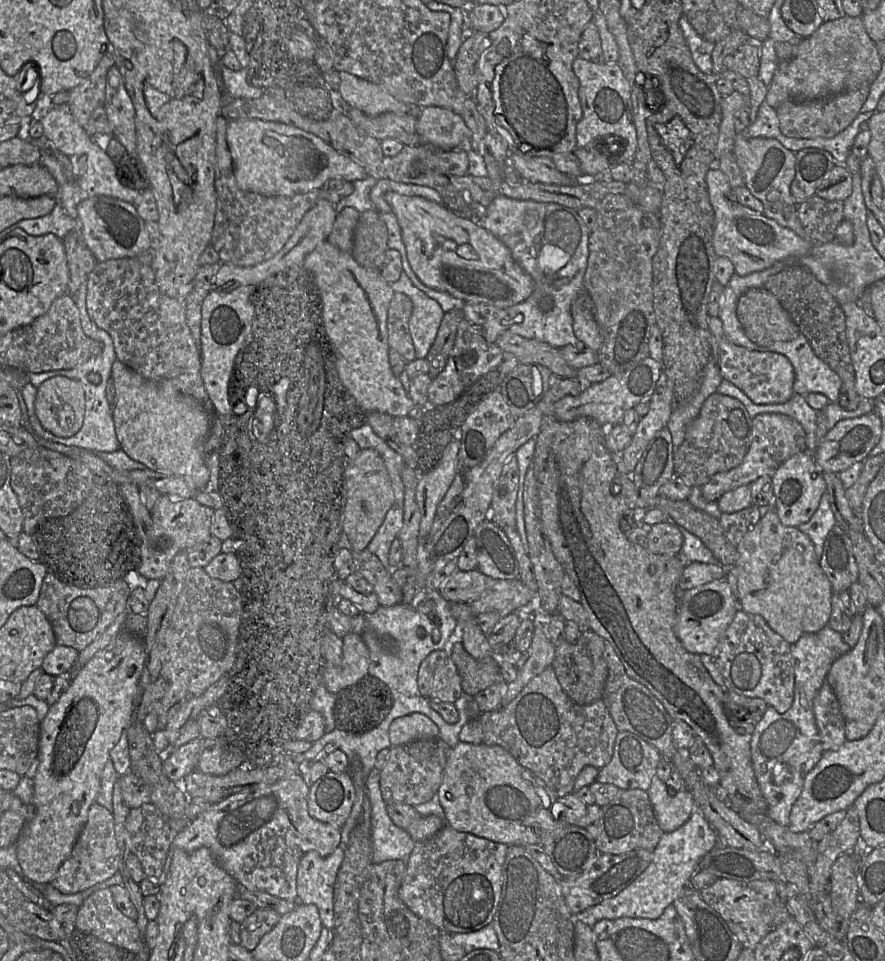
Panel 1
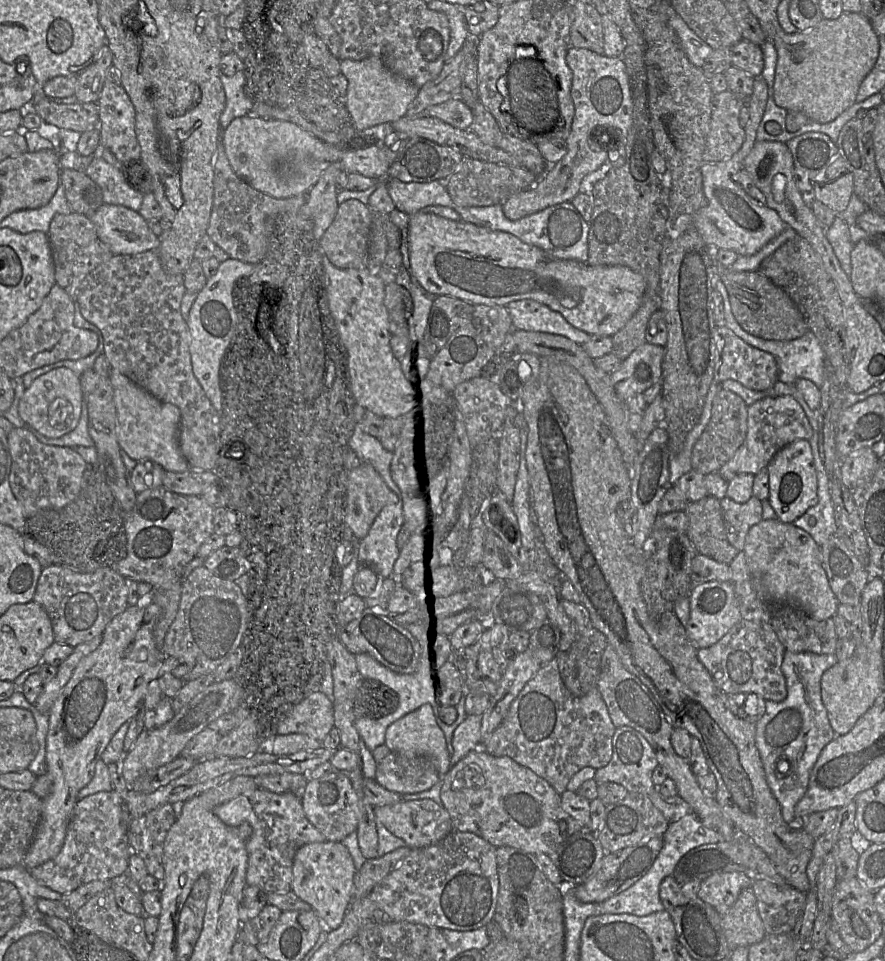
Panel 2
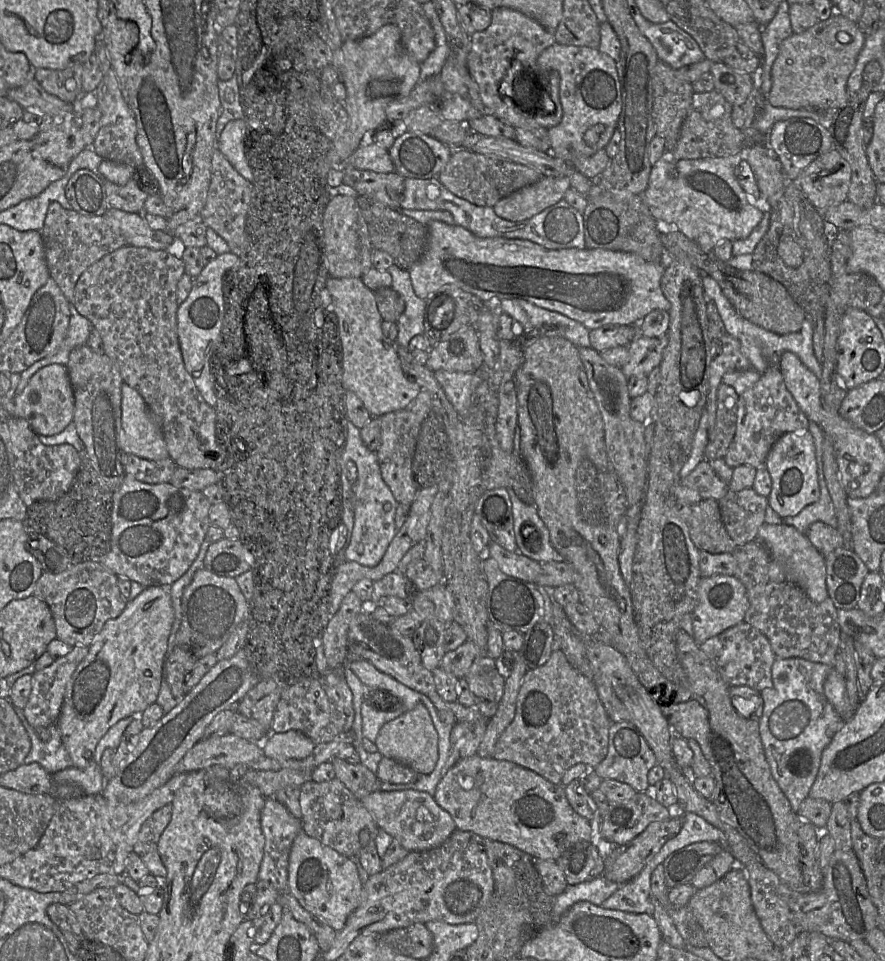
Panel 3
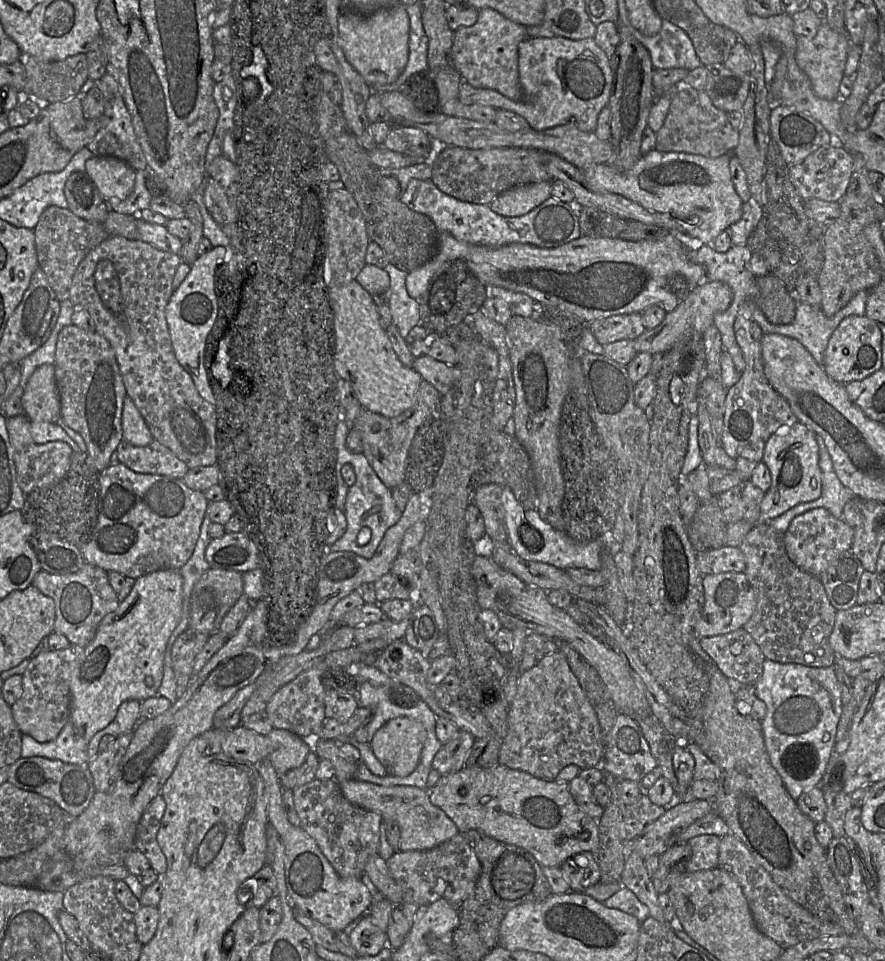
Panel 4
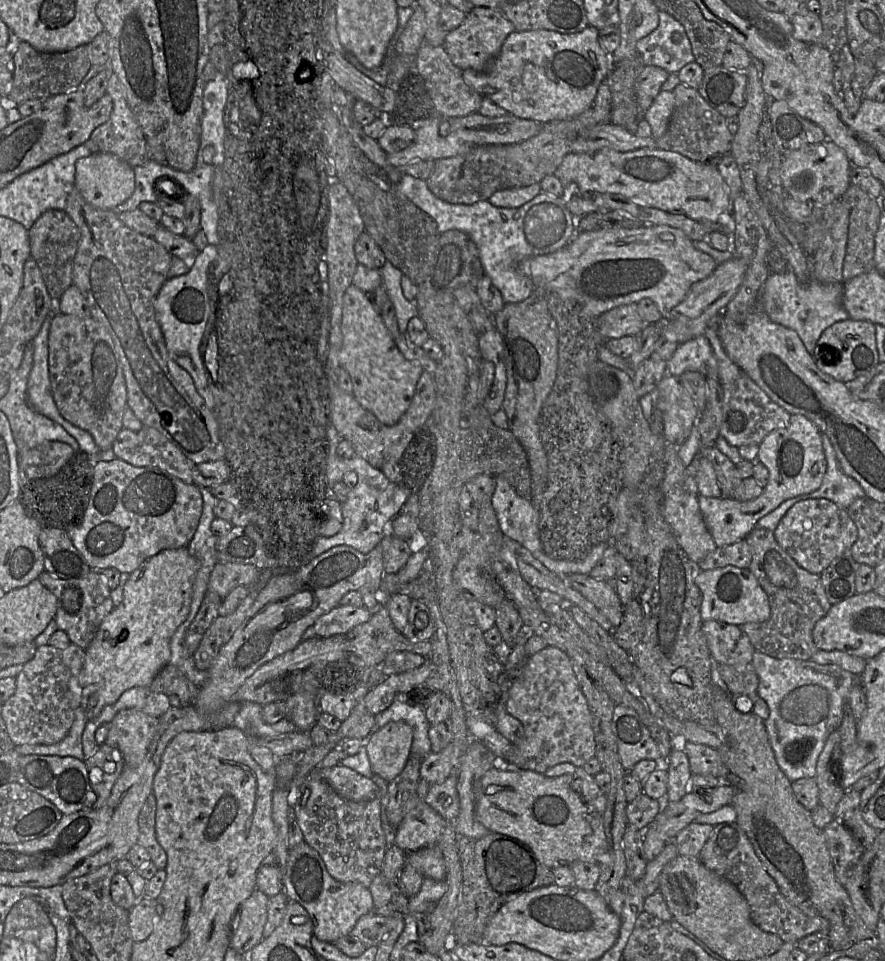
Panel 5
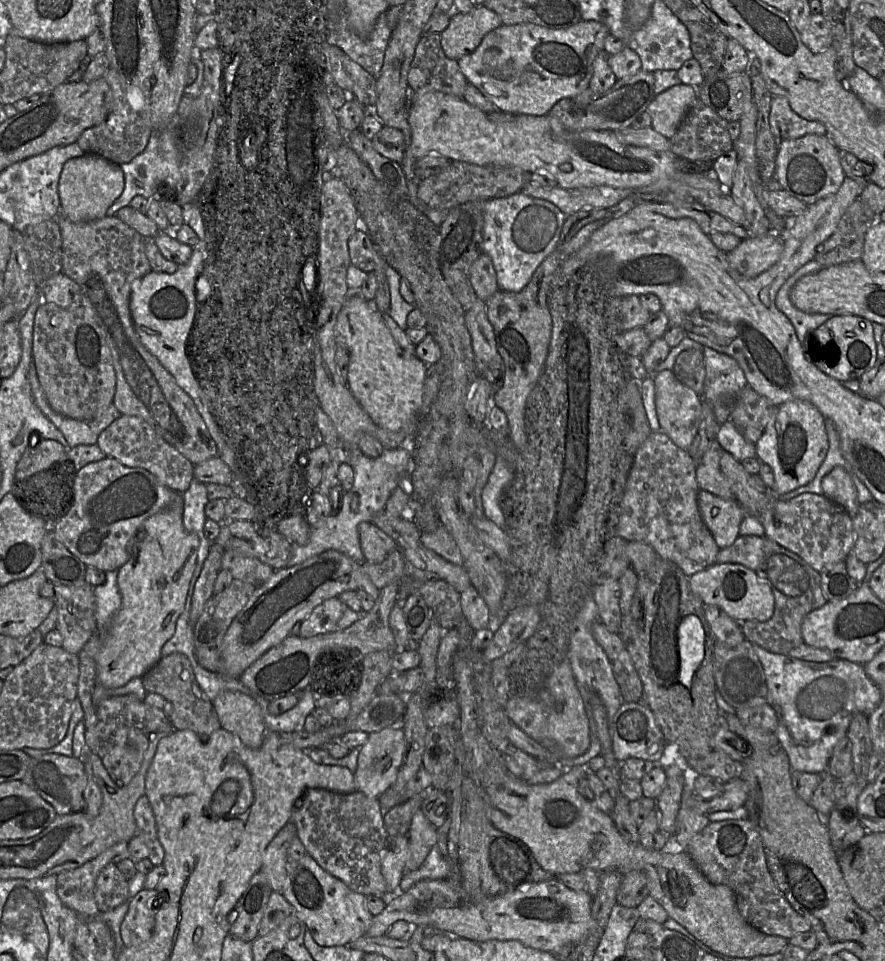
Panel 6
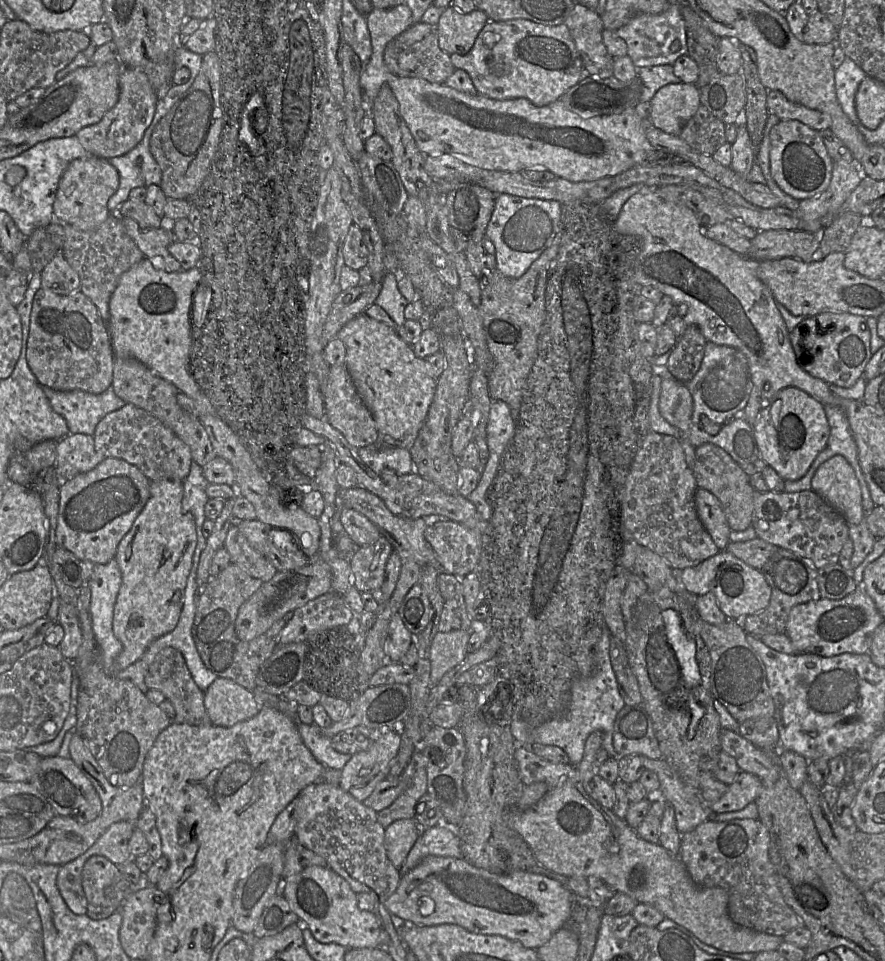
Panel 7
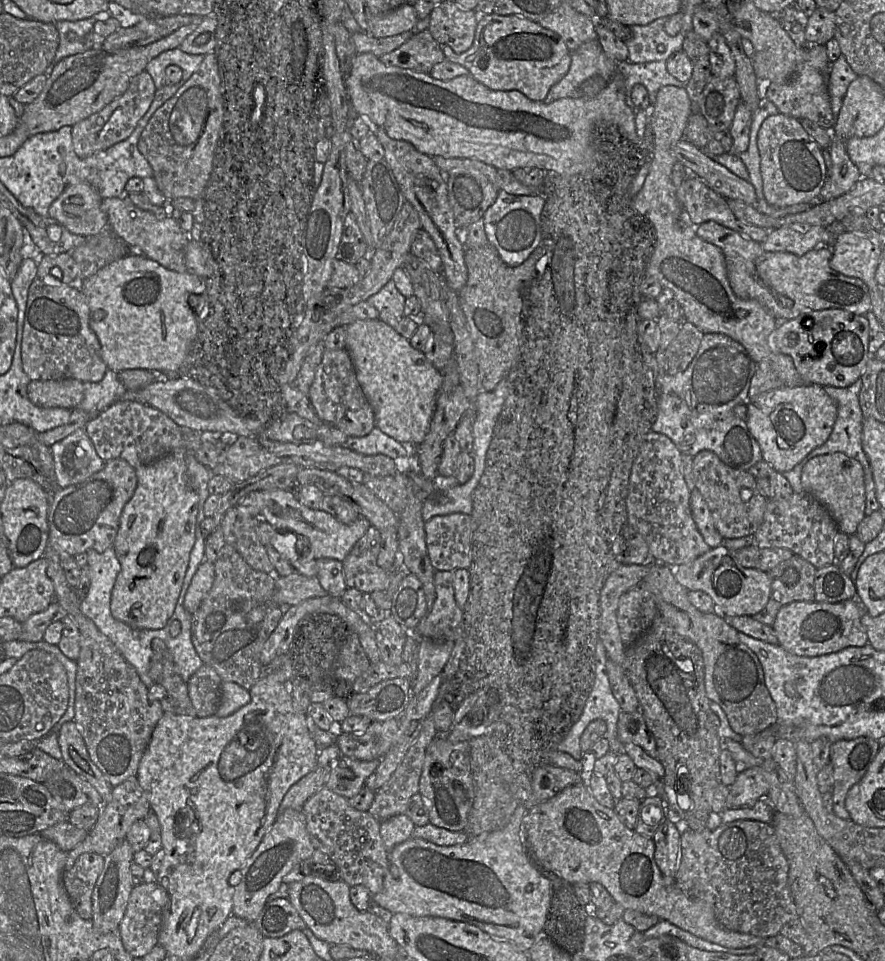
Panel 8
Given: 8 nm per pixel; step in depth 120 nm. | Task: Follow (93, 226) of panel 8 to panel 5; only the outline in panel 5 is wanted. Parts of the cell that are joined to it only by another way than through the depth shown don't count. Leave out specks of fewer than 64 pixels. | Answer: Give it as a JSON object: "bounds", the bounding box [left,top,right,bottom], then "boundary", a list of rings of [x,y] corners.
{"bounds":[74,153,134,210],"boundary":[[[92,153],[77,160],[74,185],[87,203],[99,209],[113,210],[134,192],[134,167],[111,153]]]}

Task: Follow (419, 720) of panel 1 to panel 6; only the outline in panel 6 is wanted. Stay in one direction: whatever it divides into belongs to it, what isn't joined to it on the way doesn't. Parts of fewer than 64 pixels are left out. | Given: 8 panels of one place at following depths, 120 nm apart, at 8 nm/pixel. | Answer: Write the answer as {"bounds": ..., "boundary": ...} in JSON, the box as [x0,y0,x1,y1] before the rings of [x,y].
{"bounds":[354,724,405,799],"boundary":[[[393,724],[390,727],[369,734],[368,740],[360,749],[357,769],[354,772],[356,791],[378,799],[394,782],[397,771],[402,765],[405,752],[405,734],[404,730],[398,727],[398,724]]]}

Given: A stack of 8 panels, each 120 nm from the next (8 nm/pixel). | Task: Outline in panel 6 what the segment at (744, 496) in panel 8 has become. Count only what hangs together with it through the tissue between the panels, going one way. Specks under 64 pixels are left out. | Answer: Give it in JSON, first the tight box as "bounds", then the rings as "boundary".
{"bounds":[696,440,735,500],"boundary":[[[713,440],[696,463],[696,479],[699,489],[709,491],[725,500],[735,500],[734,494],[719,466],[724,451],[718,441]]]}

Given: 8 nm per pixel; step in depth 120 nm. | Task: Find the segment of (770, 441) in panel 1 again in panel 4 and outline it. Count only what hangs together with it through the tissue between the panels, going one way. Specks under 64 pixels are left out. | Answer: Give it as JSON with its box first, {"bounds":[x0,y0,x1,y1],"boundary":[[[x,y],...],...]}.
{"bounds":[719,314,798,463],"boundary":[[[740,314],[734,321],[734,332],[745,360],[745,369],[738,382],[727,390],[723,432],[719,444],[734,459],[743,457],[759,463],[770,436],[780,428],[788,430],[798,422],[798,418],[788,401],[770,385],[765,376],[761,353],[761,337],[764,333],[759,325],[751,317]]]}

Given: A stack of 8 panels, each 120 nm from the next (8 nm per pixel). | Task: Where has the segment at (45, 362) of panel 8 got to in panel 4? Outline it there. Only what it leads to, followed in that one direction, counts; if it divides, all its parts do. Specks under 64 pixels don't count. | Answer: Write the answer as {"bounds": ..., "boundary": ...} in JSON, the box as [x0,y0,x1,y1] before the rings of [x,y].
{"bounds":[54,324,127,472],"boundary":[[[70,324],[58,335],[54,368],[61,419],[82,436],[93,465],[102,472],[112,464],[112,455],[123,440],[122,411],[127,393],[114,349],[99,333]]]}

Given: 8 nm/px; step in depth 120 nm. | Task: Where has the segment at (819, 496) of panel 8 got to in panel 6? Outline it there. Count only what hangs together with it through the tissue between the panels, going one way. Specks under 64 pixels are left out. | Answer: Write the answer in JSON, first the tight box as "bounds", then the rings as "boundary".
{"bounds":[821,467,860,518],"boundary":[[[834,467],[823,477],[821,485],[825,496],[841,506],[851,518],[855,516],[860,506],[857,489],[843,467]]]}

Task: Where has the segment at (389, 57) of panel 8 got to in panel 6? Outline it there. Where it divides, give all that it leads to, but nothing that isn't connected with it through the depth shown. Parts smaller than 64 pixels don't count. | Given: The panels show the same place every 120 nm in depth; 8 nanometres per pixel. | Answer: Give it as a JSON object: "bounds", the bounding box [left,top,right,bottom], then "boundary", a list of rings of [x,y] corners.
{"bounds":[408,34,468,97],"boundary":[[[423,34],[420,38],[408,72],[410,90],[431,90],[461,97],[468,84],[455,60],[449,59],[441,47],[440,34]]]}

